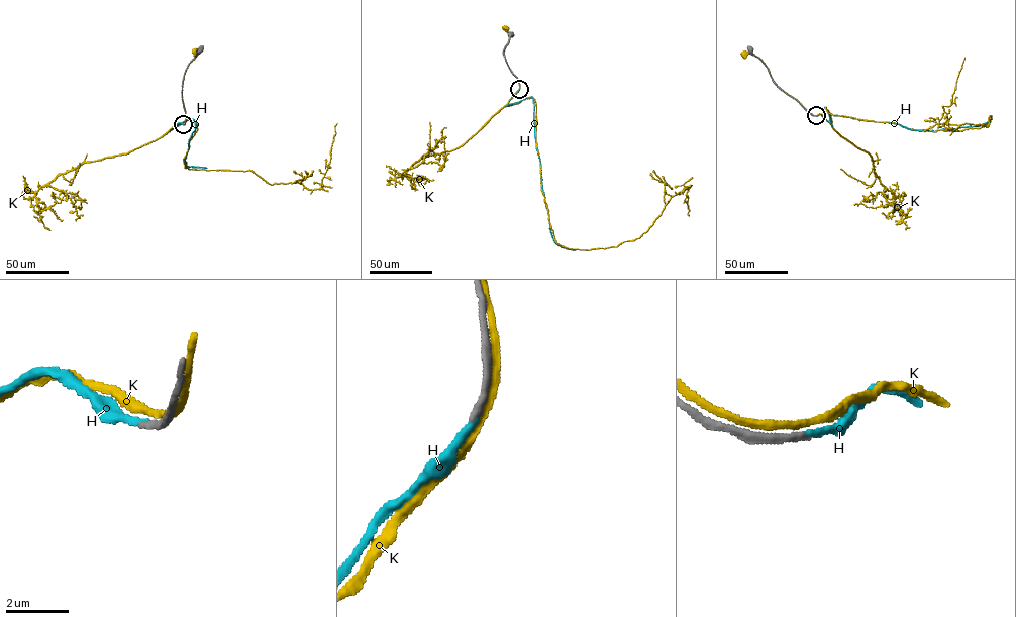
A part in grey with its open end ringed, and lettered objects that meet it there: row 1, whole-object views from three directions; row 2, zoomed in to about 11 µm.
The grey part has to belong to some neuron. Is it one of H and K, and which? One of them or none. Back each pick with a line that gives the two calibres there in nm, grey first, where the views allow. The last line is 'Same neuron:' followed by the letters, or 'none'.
H: calibres 240 and 190 nm
Same neuron: H

